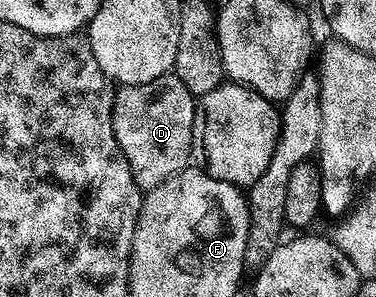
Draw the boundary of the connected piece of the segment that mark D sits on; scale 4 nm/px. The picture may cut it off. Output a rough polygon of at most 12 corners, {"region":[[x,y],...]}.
{"region":[[119,86],[113,132],[140,190],[188,169],[196,95]]}

